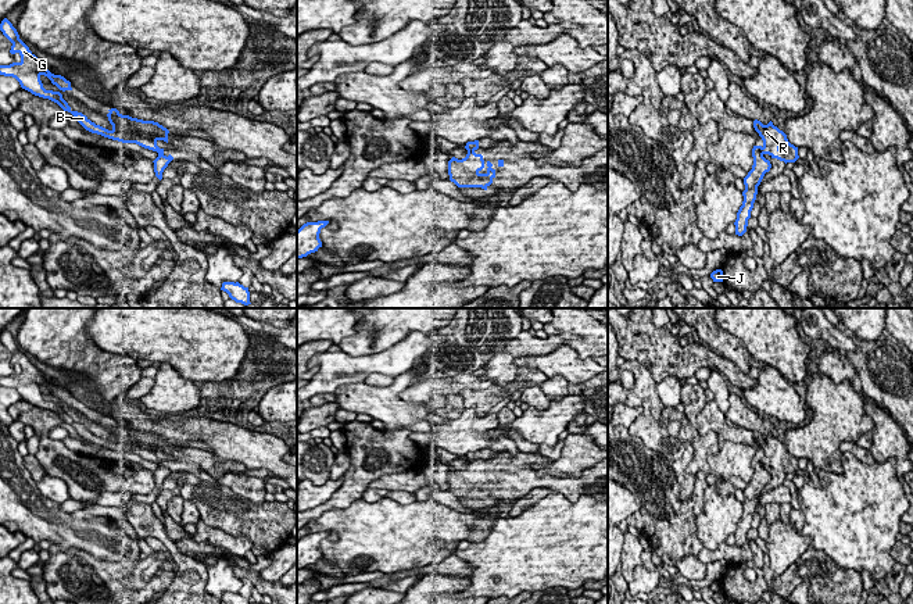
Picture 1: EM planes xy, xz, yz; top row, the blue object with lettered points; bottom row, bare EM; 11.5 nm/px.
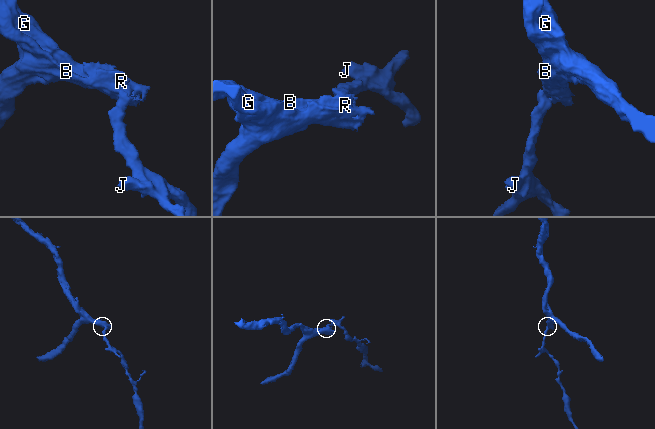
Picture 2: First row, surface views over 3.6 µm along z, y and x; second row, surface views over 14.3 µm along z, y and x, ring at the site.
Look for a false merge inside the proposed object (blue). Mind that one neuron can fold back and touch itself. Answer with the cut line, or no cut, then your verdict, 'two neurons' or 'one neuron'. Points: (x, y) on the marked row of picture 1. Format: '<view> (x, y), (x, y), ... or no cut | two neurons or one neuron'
xz (468, 150), (473, 152) | two neurons

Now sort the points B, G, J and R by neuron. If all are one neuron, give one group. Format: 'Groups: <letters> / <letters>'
Groups: B G R / J

